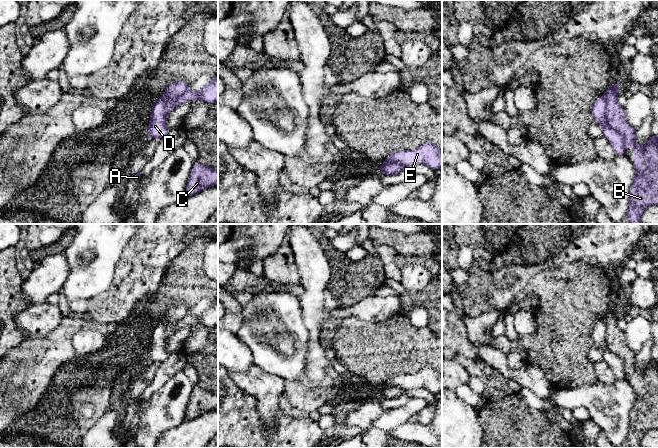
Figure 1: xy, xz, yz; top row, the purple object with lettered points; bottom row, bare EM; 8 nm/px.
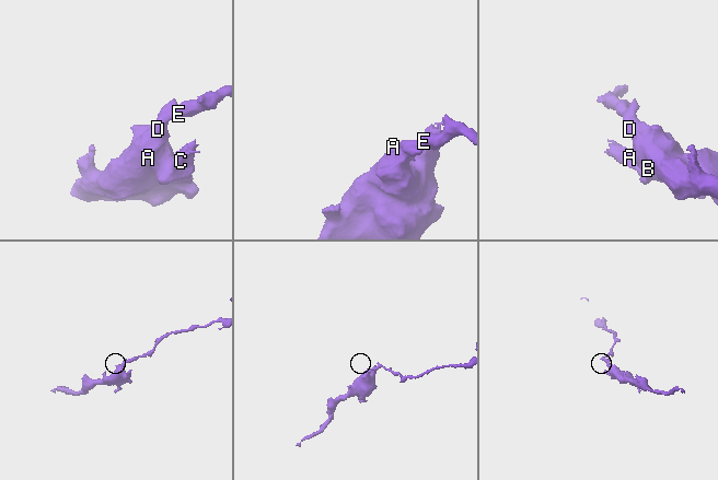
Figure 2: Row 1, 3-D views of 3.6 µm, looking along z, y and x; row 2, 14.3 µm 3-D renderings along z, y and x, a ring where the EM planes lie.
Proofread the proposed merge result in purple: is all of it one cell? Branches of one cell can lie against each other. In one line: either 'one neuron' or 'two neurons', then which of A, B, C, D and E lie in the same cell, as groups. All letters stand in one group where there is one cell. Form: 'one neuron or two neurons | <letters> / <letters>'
two neurons | A D E / B C

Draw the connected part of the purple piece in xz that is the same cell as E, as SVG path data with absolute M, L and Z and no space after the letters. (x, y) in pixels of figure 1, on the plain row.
M430 365L414 374L395 375L389 378L384 388L398 386L405 390L424 388L433 394L442 392L442 374Z

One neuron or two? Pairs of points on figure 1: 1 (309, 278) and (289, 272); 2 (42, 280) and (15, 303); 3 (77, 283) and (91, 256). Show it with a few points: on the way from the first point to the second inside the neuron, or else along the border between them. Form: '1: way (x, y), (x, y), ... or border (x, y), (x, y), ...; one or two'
1: border (292, 252), (300, 284); two
2: border (23, 280), (21, 295), (28, 305); two
3: way (84, 276), (91, 269), (91, 263); one

